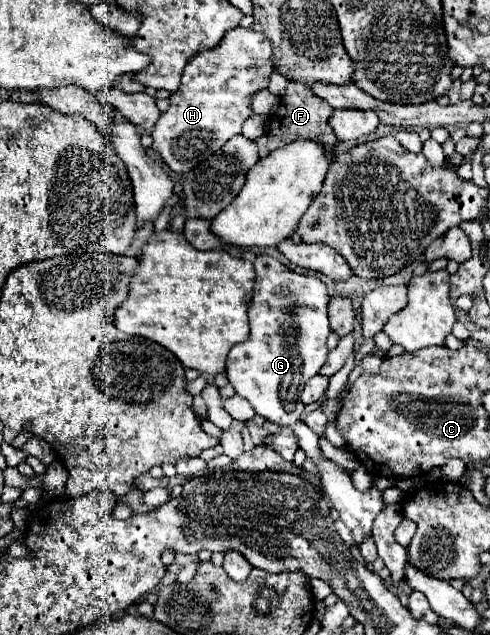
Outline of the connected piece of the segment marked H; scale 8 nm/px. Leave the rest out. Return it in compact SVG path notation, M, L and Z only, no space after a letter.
M236 26L228 30L218 42L218 46L204 50L196 54L184 68L182 74L182 84L180 88L170 96L170 108L158 118L152 138L154 138L154 150L160 154L164 164L174 172L174 174L186 174L200 162L204 162L210 154L218 152L232 136L240 134L240 128L244 120L252 116L250 100L256 92L268 88L270 74L274 72L272 64L272 42L266 38L262 32L254 32L250 28Z

